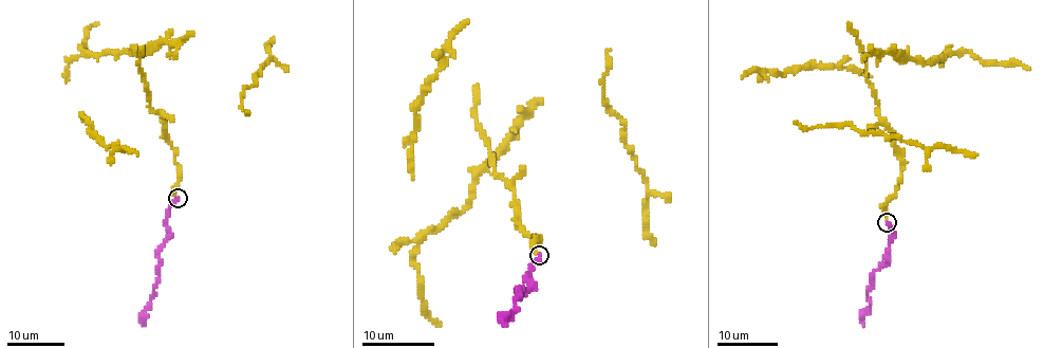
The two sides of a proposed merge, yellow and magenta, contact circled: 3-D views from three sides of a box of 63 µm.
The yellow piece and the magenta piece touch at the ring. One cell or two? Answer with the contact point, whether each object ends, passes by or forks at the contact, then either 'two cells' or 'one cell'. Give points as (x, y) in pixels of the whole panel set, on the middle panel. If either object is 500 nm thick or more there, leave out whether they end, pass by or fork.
place (539, 255); yellow ends; magenta ends; one cell

